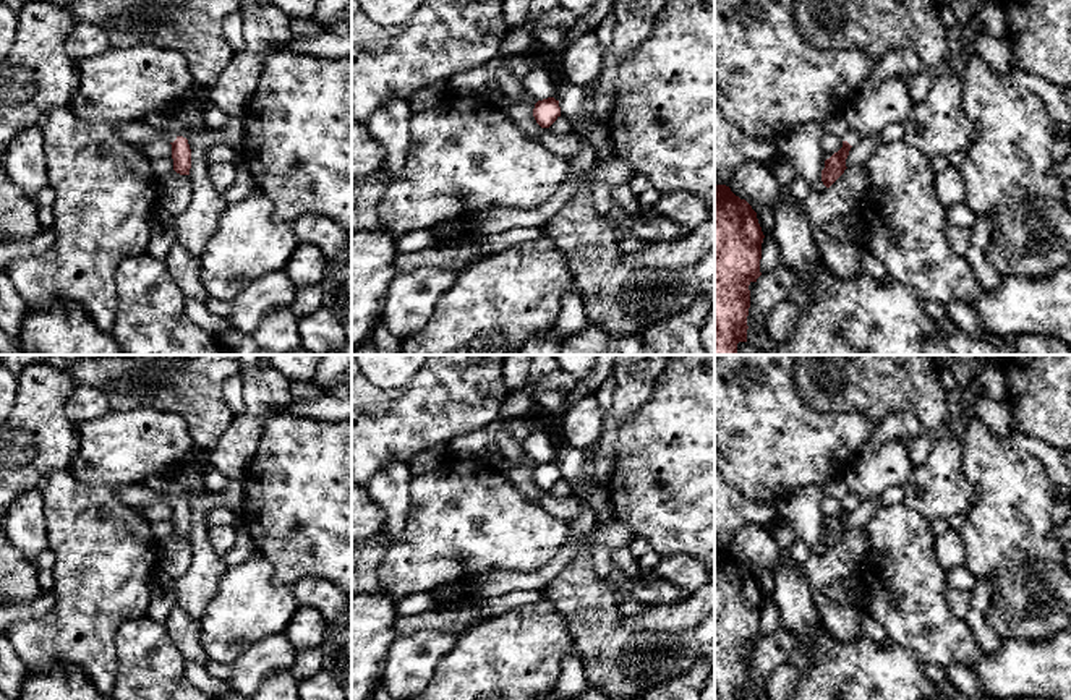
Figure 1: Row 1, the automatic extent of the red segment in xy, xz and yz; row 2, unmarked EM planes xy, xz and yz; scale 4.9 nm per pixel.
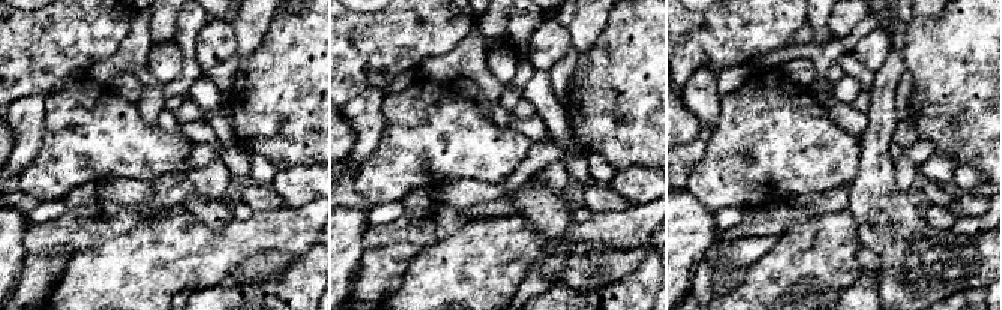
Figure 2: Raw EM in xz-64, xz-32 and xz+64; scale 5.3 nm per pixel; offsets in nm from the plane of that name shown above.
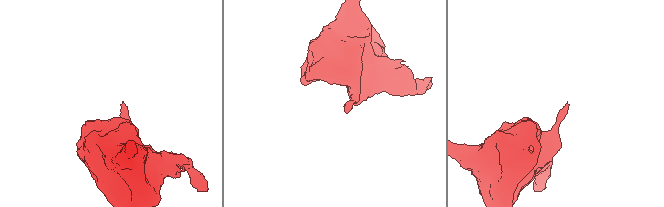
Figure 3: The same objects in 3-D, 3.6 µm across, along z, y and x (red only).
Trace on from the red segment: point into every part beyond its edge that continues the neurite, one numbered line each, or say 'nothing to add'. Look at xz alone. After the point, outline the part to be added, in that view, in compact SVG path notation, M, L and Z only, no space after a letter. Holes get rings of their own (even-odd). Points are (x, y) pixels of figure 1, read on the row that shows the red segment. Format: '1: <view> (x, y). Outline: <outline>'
nothing to add

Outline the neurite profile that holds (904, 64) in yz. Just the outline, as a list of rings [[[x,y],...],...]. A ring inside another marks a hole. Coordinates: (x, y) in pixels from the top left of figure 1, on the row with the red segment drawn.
[[[896,49],[875,63],[860,91],[875,89],[891,78],[912,79],[924,70],[924,63],[912,49]]]

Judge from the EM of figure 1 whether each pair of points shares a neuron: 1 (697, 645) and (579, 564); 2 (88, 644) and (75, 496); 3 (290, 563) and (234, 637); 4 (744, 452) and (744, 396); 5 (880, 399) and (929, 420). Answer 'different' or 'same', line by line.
1: same
2: same
3: different
4: same
5: same

